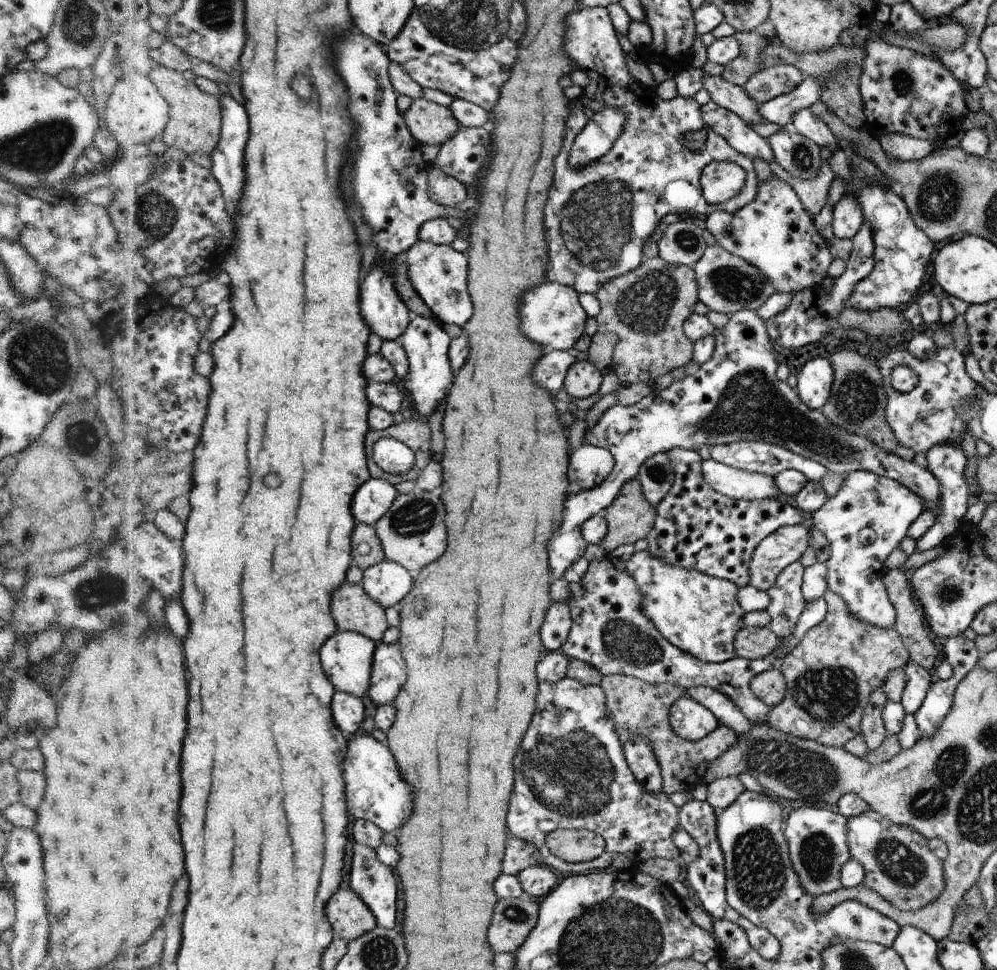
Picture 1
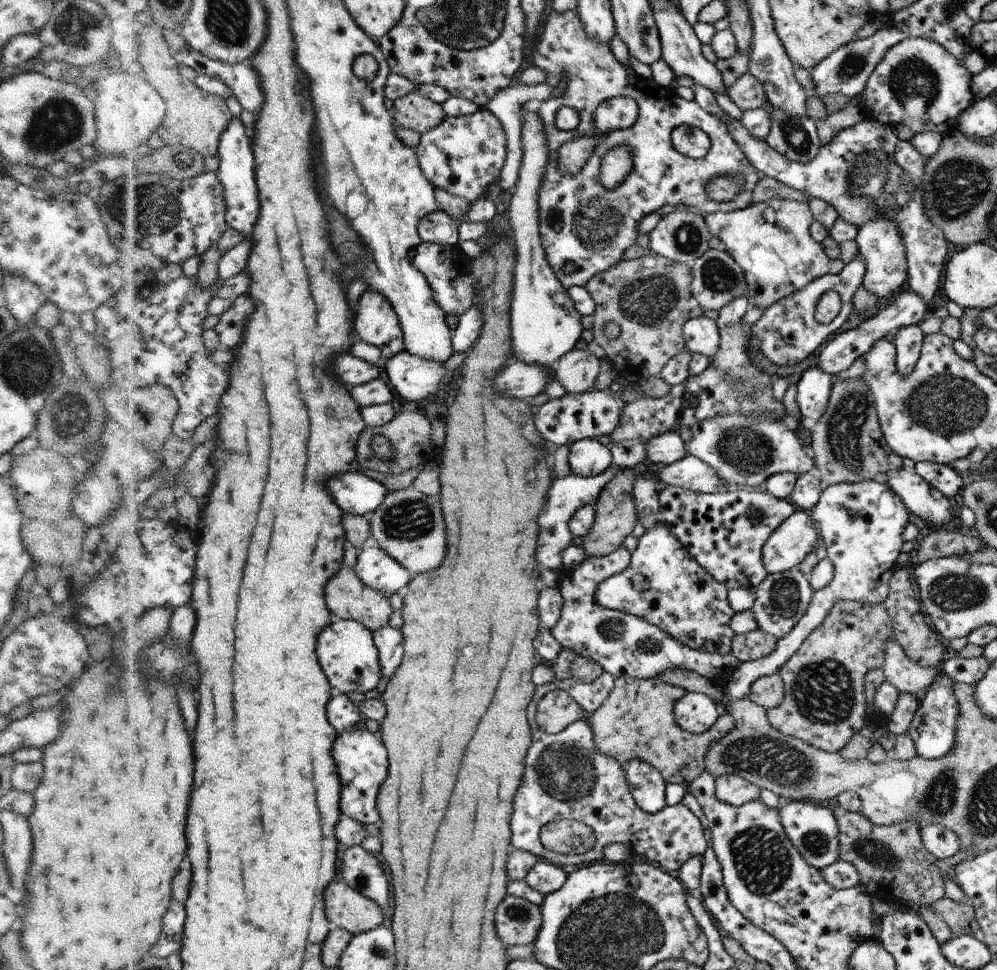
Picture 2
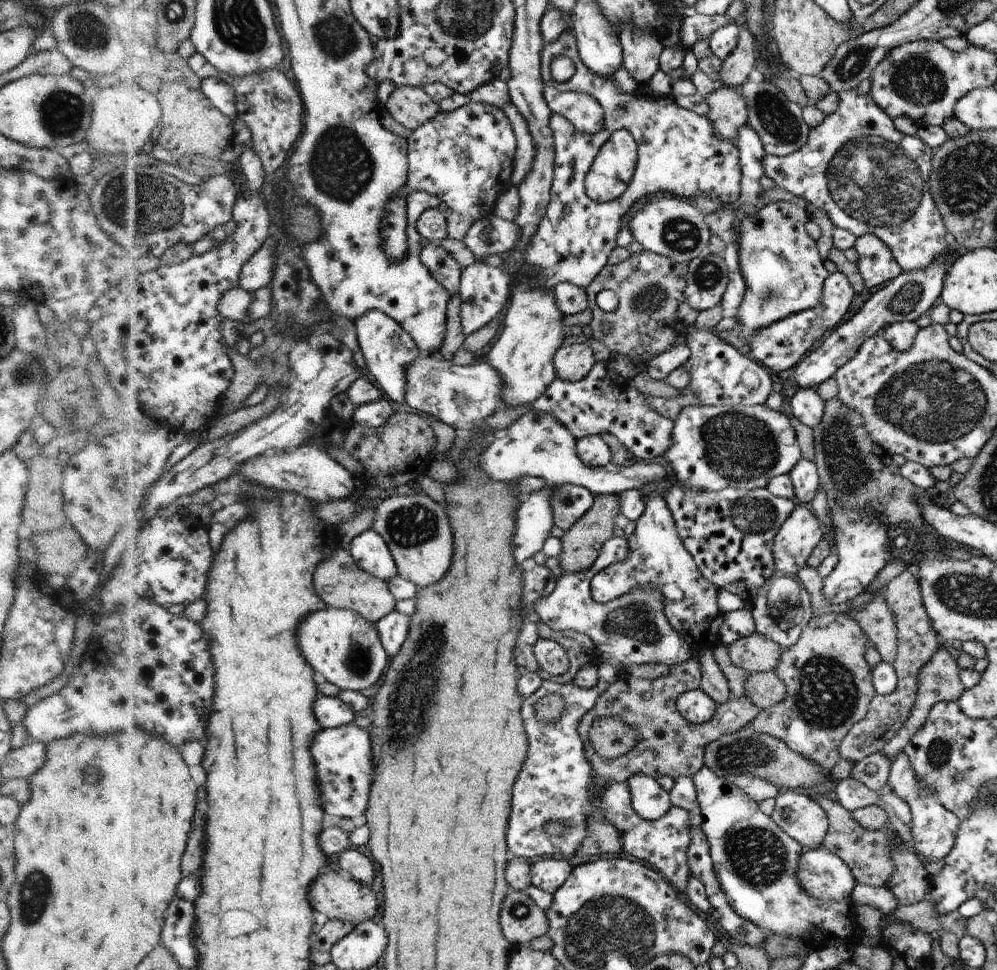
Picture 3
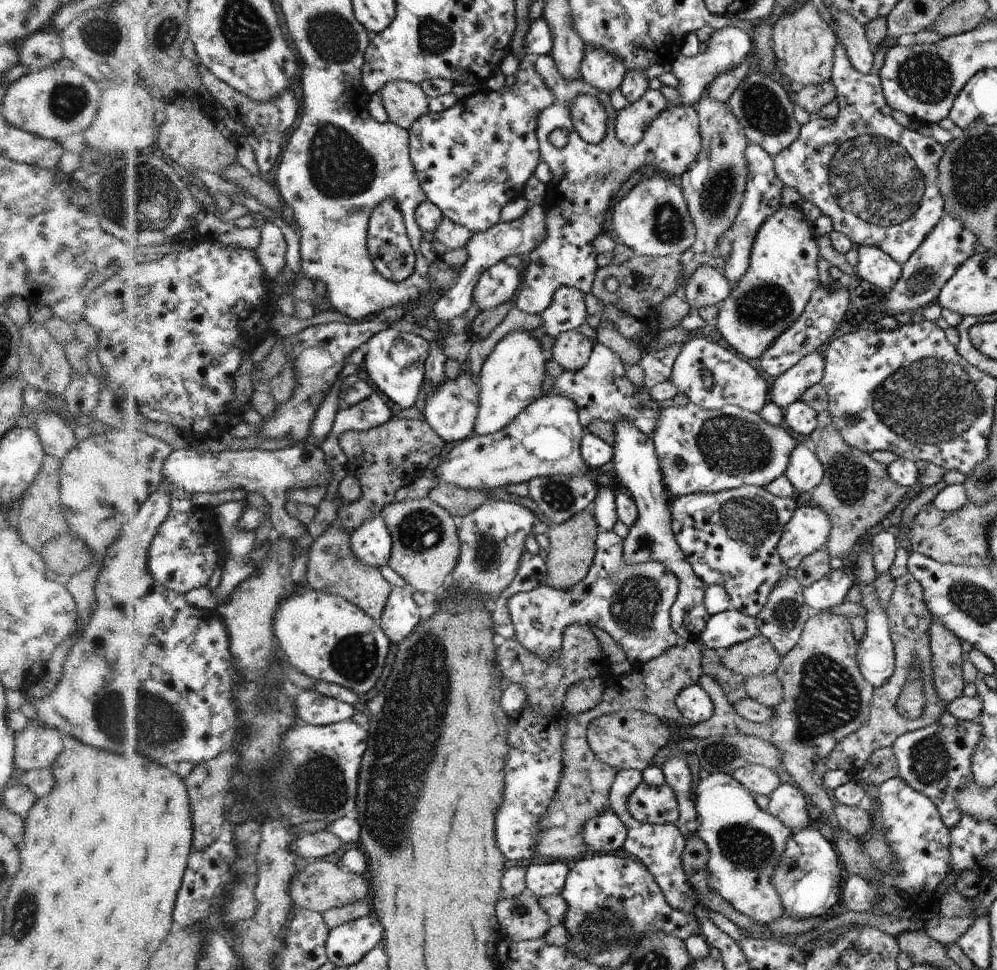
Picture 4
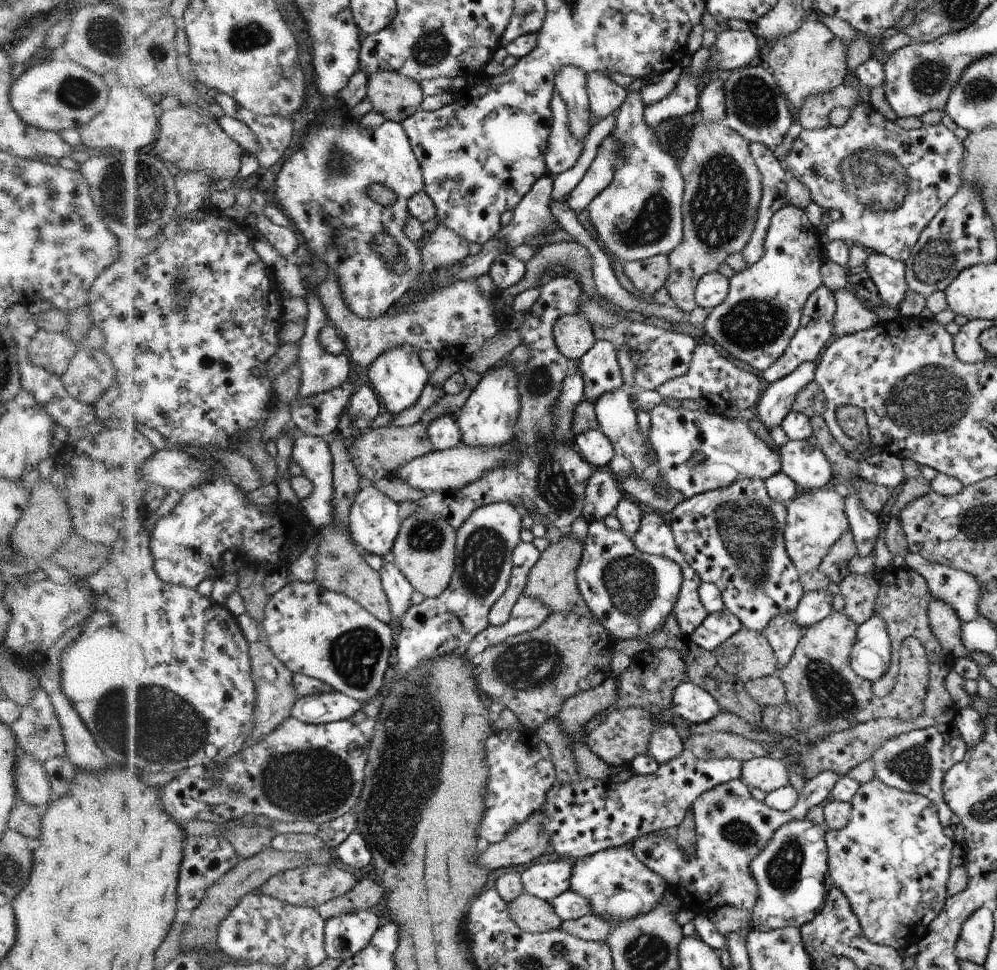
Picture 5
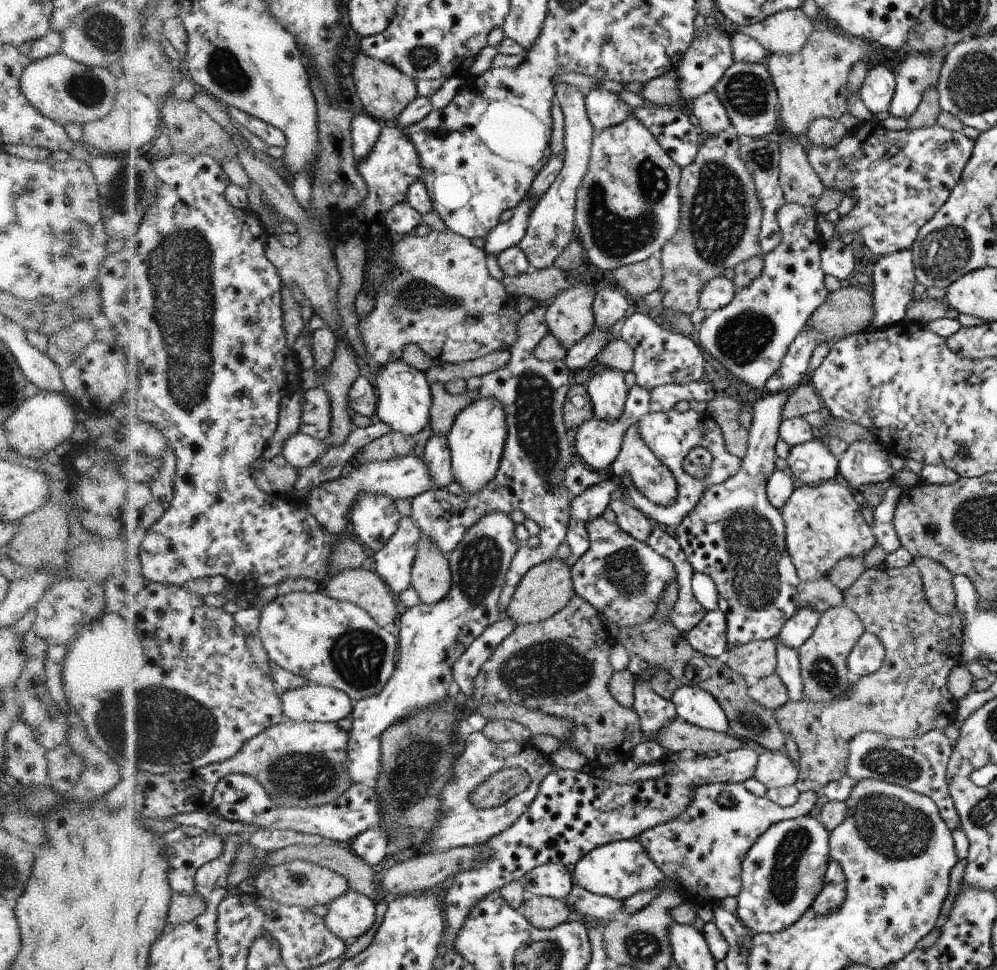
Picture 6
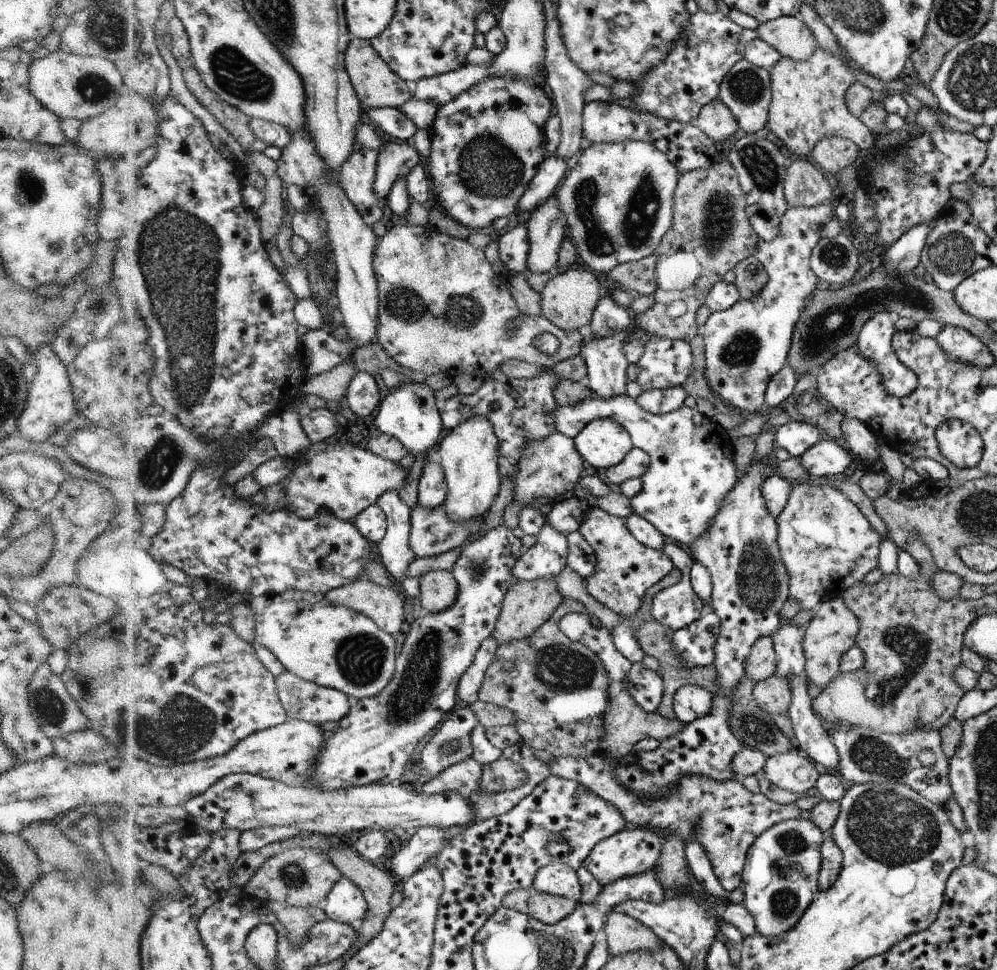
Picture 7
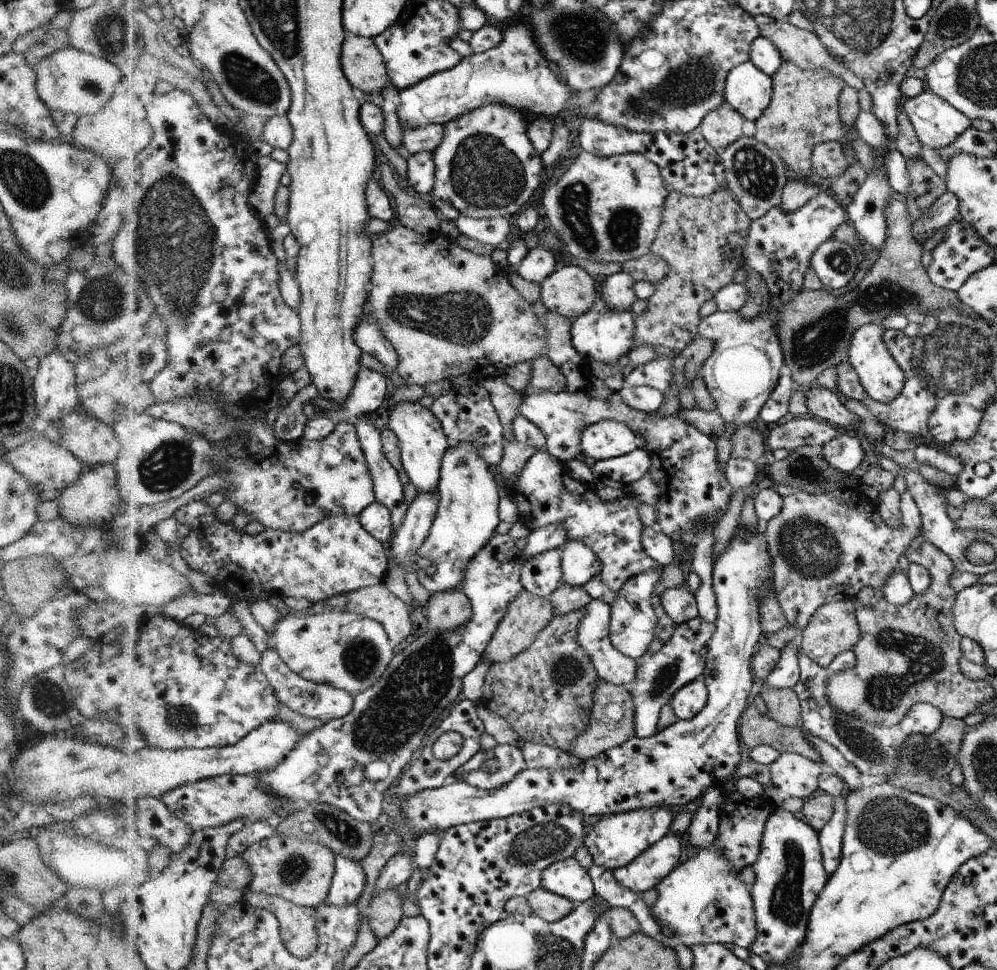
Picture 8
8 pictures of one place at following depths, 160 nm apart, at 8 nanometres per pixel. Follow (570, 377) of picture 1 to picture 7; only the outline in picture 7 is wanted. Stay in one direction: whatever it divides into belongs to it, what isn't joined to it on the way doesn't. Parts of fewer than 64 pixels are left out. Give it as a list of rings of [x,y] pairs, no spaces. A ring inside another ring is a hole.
[[[559,270],[558,275],[545,284],[541,292],[542,316],[550,319],[562,330],[585,331],[600,304],[600,283],[592,272]]]

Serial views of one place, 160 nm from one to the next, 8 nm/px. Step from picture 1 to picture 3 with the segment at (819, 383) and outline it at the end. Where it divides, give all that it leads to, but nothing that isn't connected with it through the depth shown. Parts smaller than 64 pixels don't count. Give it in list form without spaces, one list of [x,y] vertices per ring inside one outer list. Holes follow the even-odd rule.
[[[816,387],[799,388],[788,399],[787,405],[802,424],[814,428],[821,424],[825,412],[825,402]]]

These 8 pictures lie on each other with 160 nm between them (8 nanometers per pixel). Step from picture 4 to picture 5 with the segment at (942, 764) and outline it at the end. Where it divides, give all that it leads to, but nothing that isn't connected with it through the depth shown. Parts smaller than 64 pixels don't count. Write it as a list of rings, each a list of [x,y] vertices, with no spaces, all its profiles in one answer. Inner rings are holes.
[[[948,722],[892,737],[876,750],[870,759],[875,764],[876,778],[883,783],[903,791],[921,794],[932,800],[940,811],[945,833],[953,838],[954,842],[963,844],[965,828],[958,815],[944,799],[944,778],[945,774],[958,764],[967,752],[967,744],[958,727]]]

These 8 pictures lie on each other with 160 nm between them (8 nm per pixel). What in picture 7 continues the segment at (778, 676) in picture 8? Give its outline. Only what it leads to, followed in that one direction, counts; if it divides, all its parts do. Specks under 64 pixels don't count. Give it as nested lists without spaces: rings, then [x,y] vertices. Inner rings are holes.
[[[792,625],[780,626],[773,634],[773,646],[777,653],[776,674],[789,680],[796,675],[804,675],[805,656],[802,641],[806,626]]]

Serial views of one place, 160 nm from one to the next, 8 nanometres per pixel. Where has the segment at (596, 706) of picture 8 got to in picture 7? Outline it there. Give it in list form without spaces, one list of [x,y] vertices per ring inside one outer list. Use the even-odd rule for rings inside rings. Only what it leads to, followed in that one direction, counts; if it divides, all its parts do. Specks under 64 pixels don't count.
[[[625,680],[620,682],[614,681],[610,685],[610,706],[606,709],[606,716],[604,718],[605,741],[602,742],[603,753],[601,755],[610,755],[614,759],[628,755],[632,752],[633,746],[642,739],[650,737],[662,742],[664,739],[681,733],[685,727],[685,724],[675,716],[673,716],[673,719],[670,719],[670,716],[661,715],[660,713],[646,712],[634,700],[625,683]]]

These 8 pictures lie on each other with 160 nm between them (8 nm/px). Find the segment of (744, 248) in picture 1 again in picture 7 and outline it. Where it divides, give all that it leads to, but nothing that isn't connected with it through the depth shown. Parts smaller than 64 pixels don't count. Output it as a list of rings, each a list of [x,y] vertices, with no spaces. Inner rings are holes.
[[[832,201],[815,207],[790,208],[789,212],[781,218],[777,237],[771,241],[760,240],[754,254],[769,274],[764,288],[756,298],[741,299],[728,310],[711,313],[700,328],[704,341],[705,376],[714,394],[722,398],[725,406],[734,406],[752,414],[766,410],[765,394],[769,382],[784,365],[788,364],[787,354],[792,346],[792,333],[802,311],[808,303],[811,304],[811,298],[820,281],[817,273],[812,269],[812,254],[818,244],[820,230],[832,216],[835,216],[835,204],[836,201]]]

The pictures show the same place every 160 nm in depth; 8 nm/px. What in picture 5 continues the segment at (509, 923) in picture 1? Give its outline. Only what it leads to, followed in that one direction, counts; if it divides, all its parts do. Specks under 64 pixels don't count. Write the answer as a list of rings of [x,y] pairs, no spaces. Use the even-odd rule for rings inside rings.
[[[523,892],[516,900],[508,903],[509,914],[516,924],[528,933],[545,933],[560,929],[560,916],[554,906],[530,894]]]

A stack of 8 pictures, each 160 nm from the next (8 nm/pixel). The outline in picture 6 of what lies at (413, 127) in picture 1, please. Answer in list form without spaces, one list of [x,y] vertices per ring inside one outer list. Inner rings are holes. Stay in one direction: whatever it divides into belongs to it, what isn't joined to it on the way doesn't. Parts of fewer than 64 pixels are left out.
[[[362,50],[358,53],[352,72],[361,102],[367,112],[382,123],[386,120],[398,120],[403,110],[419,95],[415,79],[388,63],[368,56]]]

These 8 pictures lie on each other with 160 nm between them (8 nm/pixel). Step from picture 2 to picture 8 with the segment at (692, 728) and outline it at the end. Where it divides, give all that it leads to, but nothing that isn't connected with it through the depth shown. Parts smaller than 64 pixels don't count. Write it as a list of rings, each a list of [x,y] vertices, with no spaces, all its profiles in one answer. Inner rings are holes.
[[[702,678],[694,679],[678,689],[668,704],[678,720],[690,720],[708,704],[708,686]]]

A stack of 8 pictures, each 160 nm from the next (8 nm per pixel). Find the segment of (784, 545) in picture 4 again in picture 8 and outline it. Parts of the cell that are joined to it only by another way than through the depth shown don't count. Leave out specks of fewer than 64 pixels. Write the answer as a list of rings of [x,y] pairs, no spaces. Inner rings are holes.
[[[836,487],[831,491],[822,491],[821,493],[809,493],[800,490],[783,498],[781,511],[774,518],[771,518],[768,522],[763,524],[762,531],[763,540],[769,547],[770,554],[773,557],[775,594],[781,603],[781,606],[784,608],[786,618],[789,619],[789,623],[792,624],[792,626],[804,630],[805,626],[812,620],[813,614],[816,613],[822,605],[846,599],[855,601],[856,594],[866,587],[883,588],[888,575],[894,569],[898,569],[898,558],[900,554],[908,548],[911,540],[921,532],[921,514],[910,491],[906,490],[905,492],[902,492],[902,494],[899,494],[899,500],[899,507],[901,508],[901,524],[890,527],[889,524],[884,522],[881,515],[878,514],[877,506],[874,504],[874,501],[869,499],[861,488],[850,489],[844,492],[843,489],[838,489]]]

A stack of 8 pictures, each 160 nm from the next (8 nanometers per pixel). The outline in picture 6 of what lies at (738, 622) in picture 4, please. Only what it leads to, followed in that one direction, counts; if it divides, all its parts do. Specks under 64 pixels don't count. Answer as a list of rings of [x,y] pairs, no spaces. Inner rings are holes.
[[[720,609],[707,611],[706,616],[701,620],[700,624],[694,626],[686,634],[685,638],[692,647],[700,651],[703,655],[723,658],[728,648],[728,619]]]

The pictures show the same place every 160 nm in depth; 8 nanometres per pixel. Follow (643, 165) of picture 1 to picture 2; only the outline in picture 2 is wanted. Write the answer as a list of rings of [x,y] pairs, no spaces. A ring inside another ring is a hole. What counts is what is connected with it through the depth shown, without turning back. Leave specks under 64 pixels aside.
[[[552,9],[548,16],[544,33],[540,36],[540,42],[536,50],[532,52],[532,64],[548,72],[548,83],[552,88],[558,86],[562,80],[566,81],[566,94],[558,98],[552,97],[543,101],[540,106],[539,114],[544,122],[546,138],[548,138],[549,158],[548,166],[550,170],[544,176],[544,188],[542,188],[542,208],[539,210],[540,230],[542,230],[542,246],[544,246],[545,255],[549,265],[560,279],[562,286],[567,289],[573,286],[584,287],[598,273],[604,273],[605,270],[617,265],[620,261],[626,260],[625,250],[632,245],[637,245],[639,224],[641,220],[650,213],[660,210],[662,206],[689,206],[691,209],[698,209],[704,216],[708,213],[718,211],[728,212],[738,209],[745,209],[750,204],[752,190],[756,188],[758,182],[758,173],[741,147],[732,138],[725,122],[722,122],[718,116],[710,114],[709,111],[702,108],[695,100],[688,101],[680,97],[674,88],[657,85],[654,80],[644,79],[624,66],[619,60],[616,60],[609,44],[602,44],[595,41],[586,31],[582,24],[581,16],[575,11],[560,12]],[[614,97],[630,97],[634,99],[639,106],[639,115],[636,122],[627,129],[618,129],[610,131],[607,135],[600,135],[597,132],[596,114],[597,106],[606,99]],[[562,106],[569,106],[578,112],[580,123],[571,131],[563,131],[556,127],[556,113]],[[680,125],[688,125],[702,129],[711,140],[711,147],[708,154],[701,159],[693,159],[678,152],[671,141],[671,132]],[[586,135],[598,135],[601,140],[597,149],[588,159],[588,162],[582,167],[582,170],[575,175],[563,175],[560,170],[560,148],[565,142],[572,141],[576,137],[585,137]],[[626,145],[629,148],[633,158],[633,168],[620,184],[614,188],[606,190],[601,183],[600,169],[603,156],[614,147]],[[738,173],[743,176],[744,186],[742,192],[734,200],[716,202],[705,193],[705,184],[712,178],[728,174]],[[572,261],[576,263],[578,269],[574,274],[566,275],[562,271],[564,262]]]

